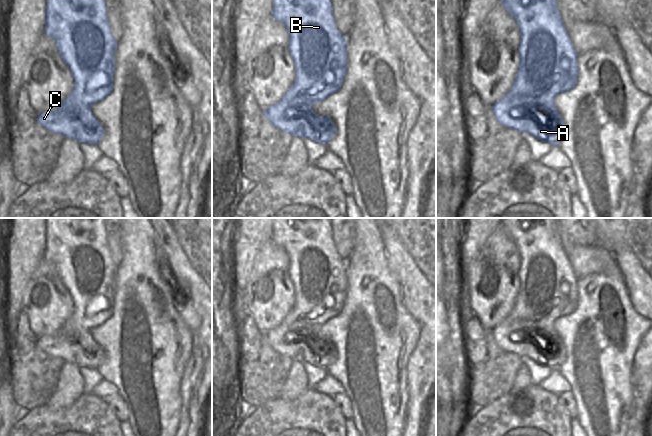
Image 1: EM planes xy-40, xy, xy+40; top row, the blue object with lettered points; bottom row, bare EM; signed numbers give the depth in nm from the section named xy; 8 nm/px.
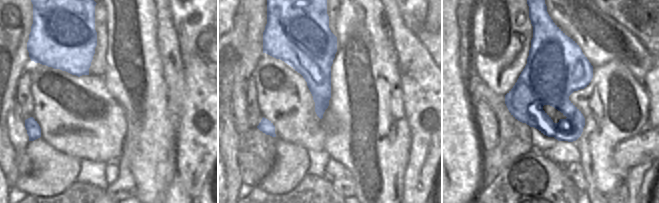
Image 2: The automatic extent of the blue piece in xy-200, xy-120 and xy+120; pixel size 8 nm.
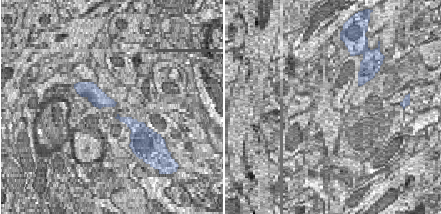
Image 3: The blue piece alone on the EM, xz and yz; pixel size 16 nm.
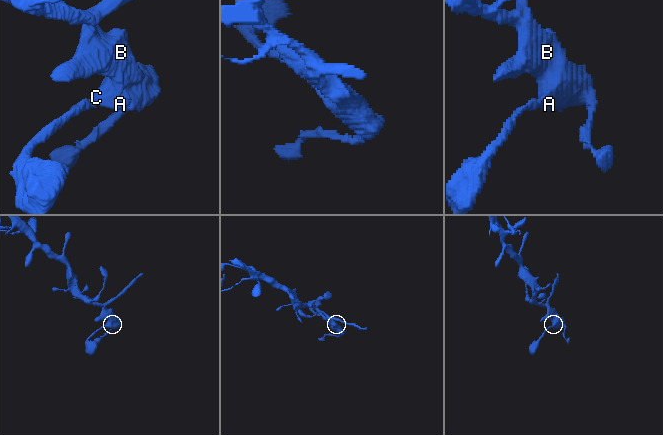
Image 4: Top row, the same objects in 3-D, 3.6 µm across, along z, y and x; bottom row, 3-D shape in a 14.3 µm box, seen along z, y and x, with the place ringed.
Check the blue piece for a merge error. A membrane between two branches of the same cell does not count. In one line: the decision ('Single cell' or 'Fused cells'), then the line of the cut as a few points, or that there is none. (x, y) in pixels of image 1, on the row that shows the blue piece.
Single cell. No split.

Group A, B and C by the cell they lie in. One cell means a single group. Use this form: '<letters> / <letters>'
A B C

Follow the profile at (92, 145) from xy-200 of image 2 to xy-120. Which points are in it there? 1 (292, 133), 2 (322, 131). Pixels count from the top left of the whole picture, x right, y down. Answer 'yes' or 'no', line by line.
1: yes
2: yes

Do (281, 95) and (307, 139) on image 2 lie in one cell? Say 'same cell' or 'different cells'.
same cell

